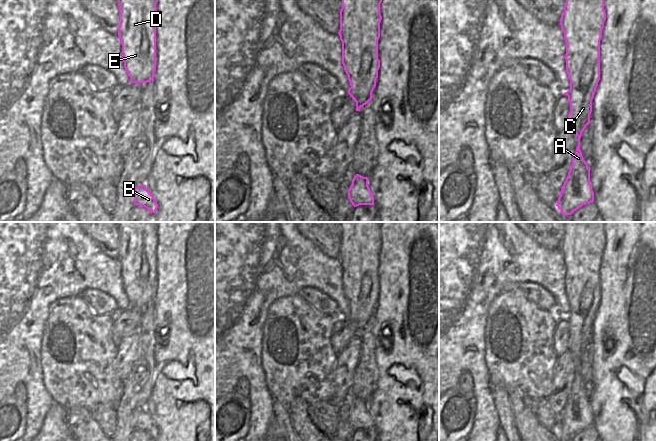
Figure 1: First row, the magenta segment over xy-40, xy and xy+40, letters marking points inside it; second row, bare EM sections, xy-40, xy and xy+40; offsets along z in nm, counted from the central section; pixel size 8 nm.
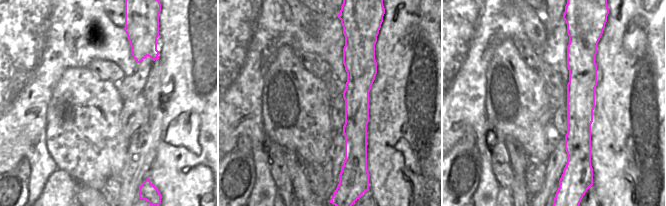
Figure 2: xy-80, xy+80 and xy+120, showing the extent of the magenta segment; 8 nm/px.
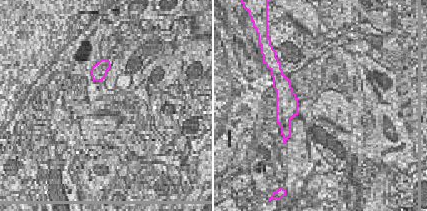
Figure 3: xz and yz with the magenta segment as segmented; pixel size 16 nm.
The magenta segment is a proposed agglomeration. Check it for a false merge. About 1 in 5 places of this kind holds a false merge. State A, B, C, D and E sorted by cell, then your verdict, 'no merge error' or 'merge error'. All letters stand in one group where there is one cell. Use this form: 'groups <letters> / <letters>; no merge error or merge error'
groups A B C D E; no merge error

